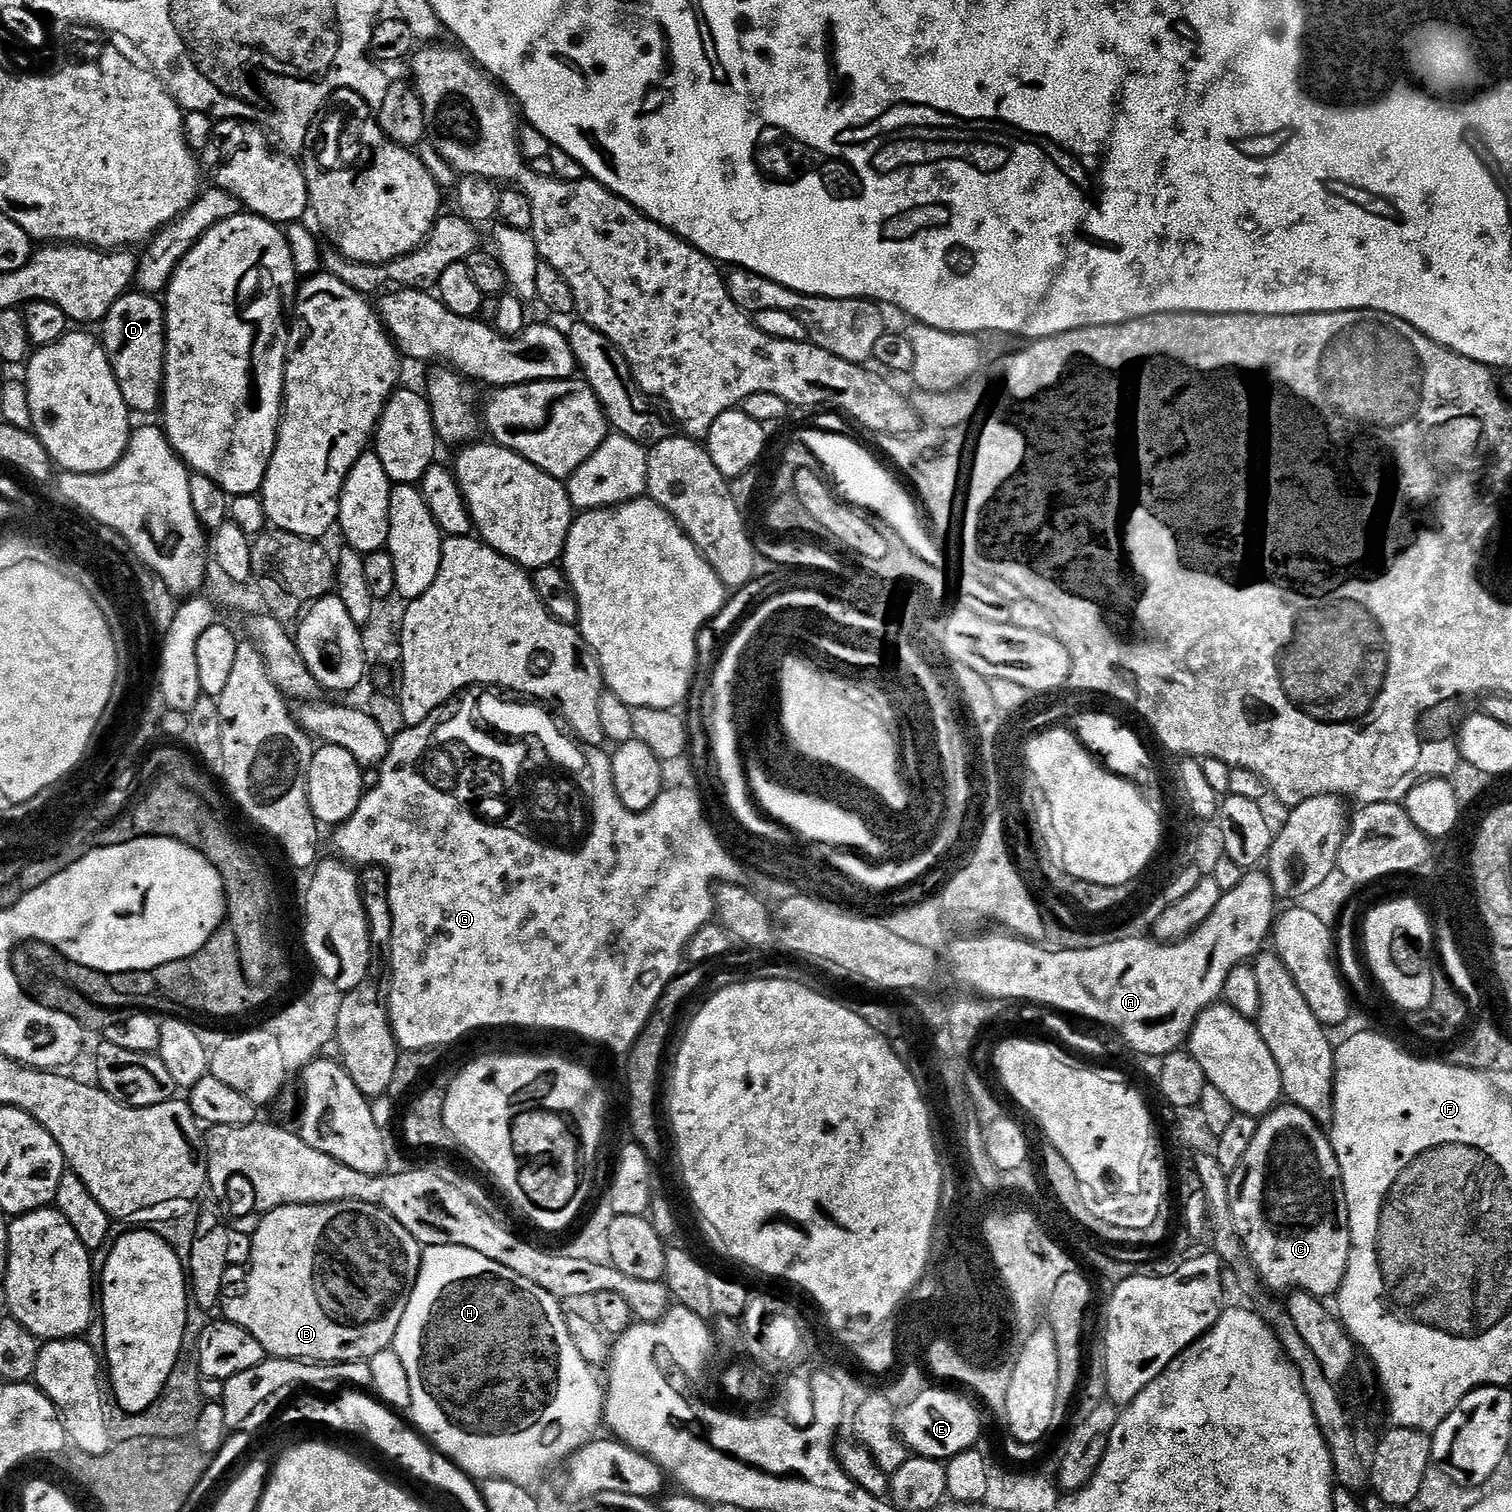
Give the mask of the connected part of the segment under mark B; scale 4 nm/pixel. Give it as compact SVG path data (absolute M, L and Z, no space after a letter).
M362 1201L283 1205L273 1212L263 1213L259 1219L261 1219L260 1225L257 1226L256 1232L251 1233L252 1254L246 1264L248 1277L244 1280L244 1297L239 1300L238 1297L232 1296L229 1300L227 1297L223 1301L223 1319L242 1326L250 1334L254 1334L254 1338L258 1338L258 1342L262 1342L264 1353L277 1360L311 1360L313 1364L345 1364L359 1360L371 1362L374 1354L389 1351L398 1326L402 1322L402 1314L406 1314L408 1299L412 1293L412 1287L416 1284L416 1275L420 1269L422 1246L412 1237L410 1230L406 1230L406 1226L402 1226L402 1222L396 1221L391 1214L379 1208L378 1205L370 1205Z

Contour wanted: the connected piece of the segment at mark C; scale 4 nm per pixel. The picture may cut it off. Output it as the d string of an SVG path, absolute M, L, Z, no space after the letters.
M1281 1103L1279 1107L1268 1113L1256 1125L1254 1142L1250 1142L1250 1150L1244 1159L1242 1177L1244 1181L1239 1184L1236 1178L1229 1179L1229 1198L1233 1208L1234 1226L1240 1231L1248 1256L1252 1259L1261 1281L1269 1292L1273 1294L1291 1293L1293 1290L1309 1292L1317 1298L1329 1298L1335 1292L1339 1293L1344 1287L1344 1280L1347 1278L1348 1263L1350 1262L1350 1250L1352 1249L1352 1235L1350 1234L1350 1218L1348 1217L1348 1203L1344 1193L1344 1183L1340 1177L1338 1158L1332 1149L1332 1141L1329 1133L1318 1123L1313 1116L1306 1114L1306 1110L1295 1108L1293 1104Z

